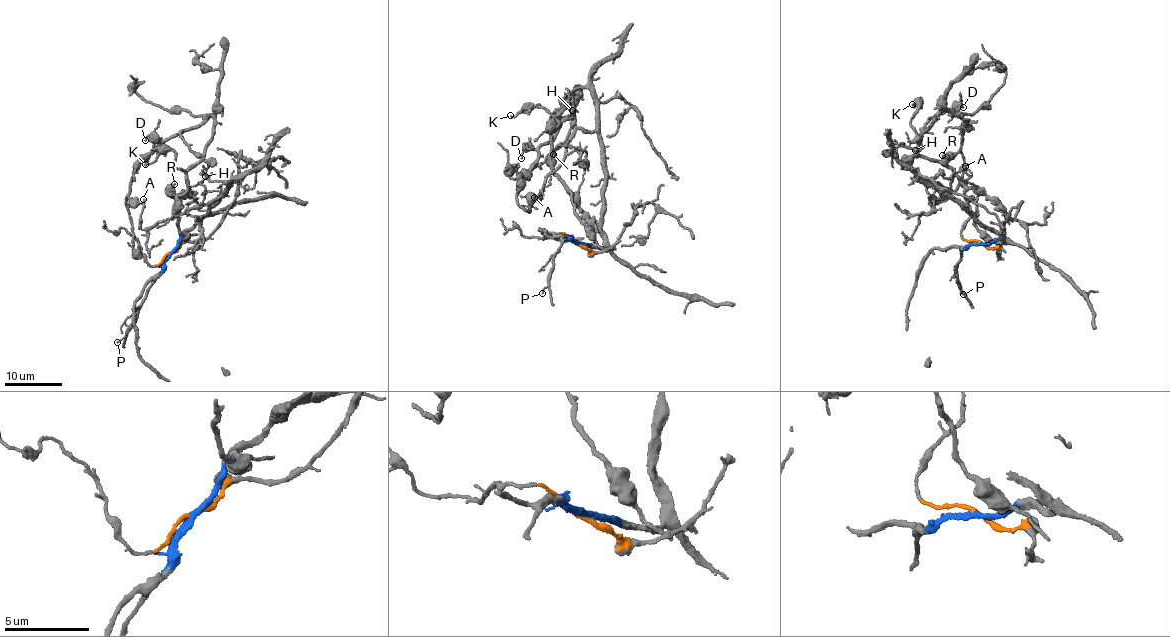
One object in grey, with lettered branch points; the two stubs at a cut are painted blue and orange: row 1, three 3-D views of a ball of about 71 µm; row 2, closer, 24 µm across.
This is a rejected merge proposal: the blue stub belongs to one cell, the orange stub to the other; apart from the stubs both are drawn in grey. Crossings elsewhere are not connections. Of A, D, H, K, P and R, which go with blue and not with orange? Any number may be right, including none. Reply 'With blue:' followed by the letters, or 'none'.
With blue: A, D, H, K, P, R

